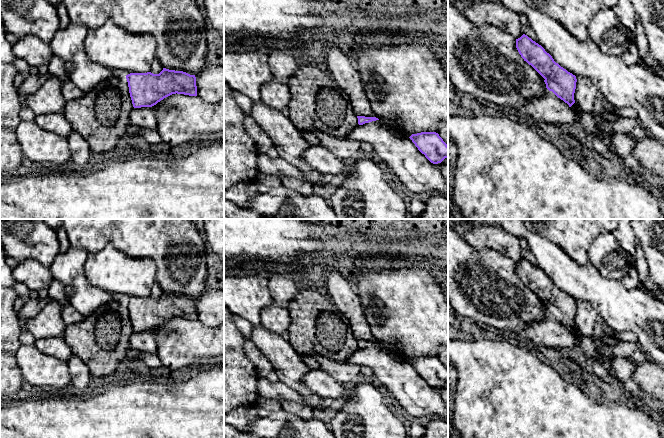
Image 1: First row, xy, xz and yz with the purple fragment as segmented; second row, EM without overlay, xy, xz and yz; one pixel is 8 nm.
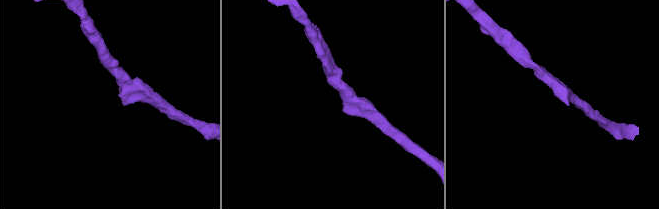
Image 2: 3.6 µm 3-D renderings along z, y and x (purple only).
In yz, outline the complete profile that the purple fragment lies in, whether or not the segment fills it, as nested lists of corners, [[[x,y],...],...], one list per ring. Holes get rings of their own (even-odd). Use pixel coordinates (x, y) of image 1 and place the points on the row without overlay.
[[[525,258],[516,263],[516,272],[524,285],[545,303],[546,312],[571,331],[575,327],[576,300],[556,287],[541,269]]]

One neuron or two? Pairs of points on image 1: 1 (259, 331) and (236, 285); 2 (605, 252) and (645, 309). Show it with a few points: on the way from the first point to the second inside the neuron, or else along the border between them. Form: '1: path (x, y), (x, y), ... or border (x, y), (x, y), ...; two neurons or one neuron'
1: border (260, 324), (252, 327); two neurons
2: border (598, 270), (604, 276), (620, 280); two neurons

